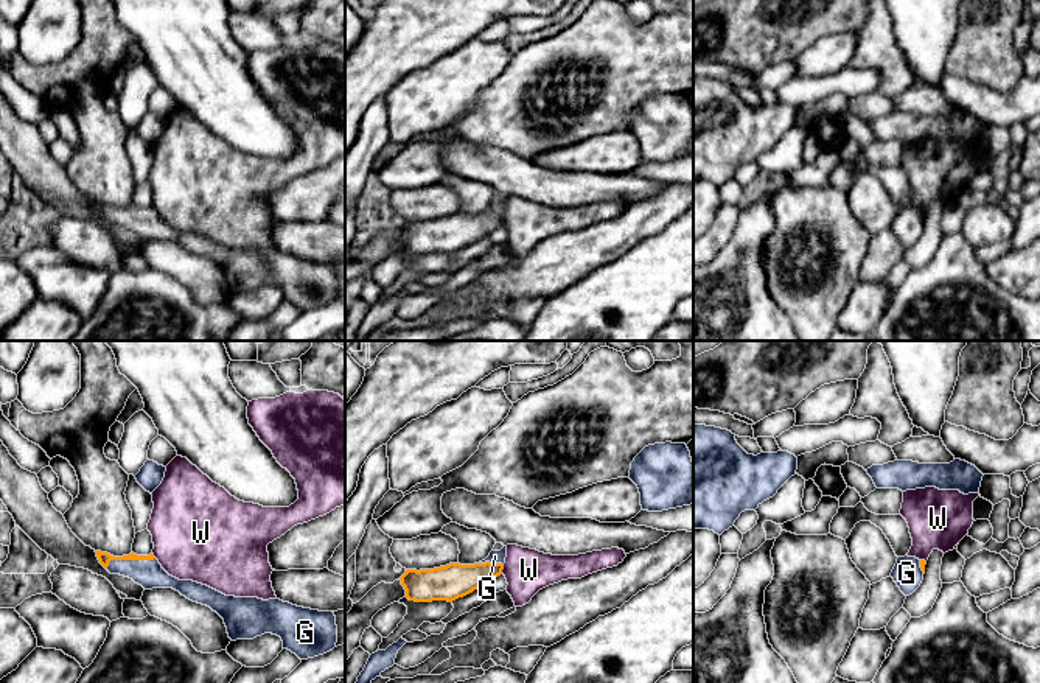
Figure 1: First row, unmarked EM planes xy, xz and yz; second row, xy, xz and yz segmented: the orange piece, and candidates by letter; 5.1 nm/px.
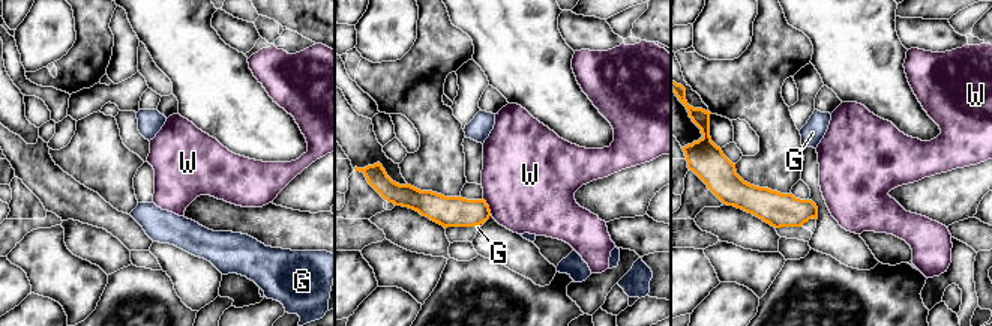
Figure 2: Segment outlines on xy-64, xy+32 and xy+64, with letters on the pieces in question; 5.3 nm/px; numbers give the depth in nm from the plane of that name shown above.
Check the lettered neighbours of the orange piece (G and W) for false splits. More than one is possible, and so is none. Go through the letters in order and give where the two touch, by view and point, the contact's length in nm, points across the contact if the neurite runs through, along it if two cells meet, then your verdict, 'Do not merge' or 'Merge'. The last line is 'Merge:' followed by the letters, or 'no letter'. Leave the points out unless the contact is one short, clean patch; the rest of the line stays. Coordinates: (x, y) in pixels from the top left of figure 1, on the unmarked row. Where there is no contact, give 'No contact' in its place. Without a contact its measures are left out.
G: Touches orange at xy (128, 210). Shared border 260 nm. Path across: xy (103, 209), (106, 212), (128, 210), (150, 226). Merge
W: Touches orange at xz (502, 220). Shared border 50 nm. Boundary: xz (504, 217), (501, 224). Do not merge
Merge: G

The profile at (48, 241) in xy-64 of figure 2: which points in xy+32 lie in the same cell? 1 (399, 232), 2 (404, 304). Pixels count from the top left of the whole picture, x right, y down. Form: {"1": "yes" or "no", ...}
{"1": "no", "2": "no"}

